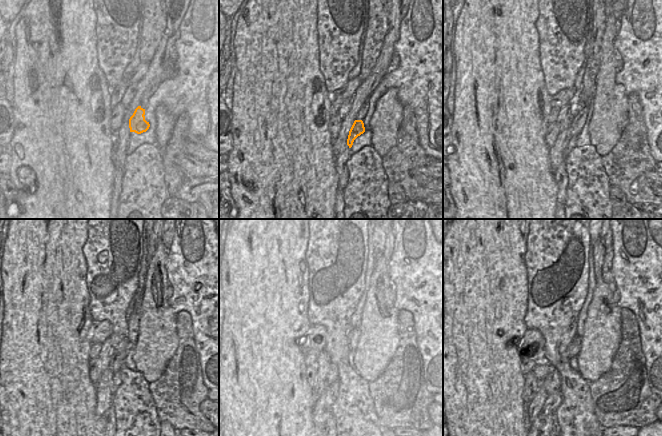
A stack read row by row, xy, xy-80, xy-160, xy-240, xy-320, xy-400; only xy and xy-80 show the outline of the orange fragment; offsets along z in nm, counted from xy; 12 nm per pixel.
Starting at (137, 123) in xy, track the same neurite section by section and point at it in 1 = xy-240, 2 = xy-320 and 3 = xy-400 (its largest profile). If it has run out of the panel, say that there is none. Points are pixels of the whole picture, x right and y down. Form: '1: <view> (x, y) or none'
1: xy-240 (116, 381)
2: xy-320 (331, 392)
3: xy-400 (553, 401)

